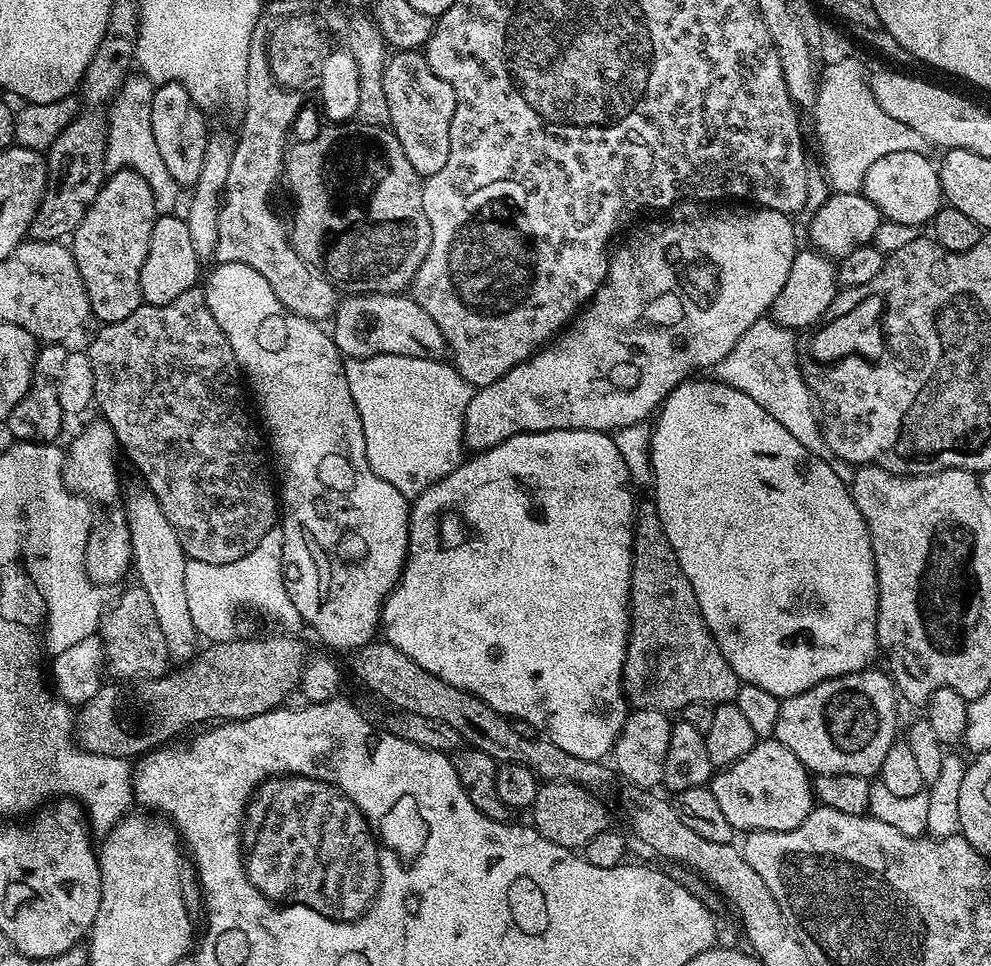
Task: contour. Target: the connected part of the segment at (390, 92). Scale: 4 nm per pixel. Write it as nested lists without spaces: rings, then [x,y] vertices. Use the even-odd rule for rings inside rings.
[[[397,51],[387,57],[382,74],[386,106],[390,106],[388,124],[402,146],[402,154],[421,178],[438,174],[450,154],[450,118],[454,118],[454,90],[430,70],[423,51]]]

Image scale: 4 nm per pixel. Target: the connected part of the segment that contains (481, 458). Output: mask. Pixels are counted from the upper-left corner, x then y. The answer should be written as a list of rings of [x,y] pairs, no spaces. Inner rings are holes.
[[[550,430],[549,432],[523,432],[517,436],[511,436],[506,442],[498,446],[488,448],[484,452],[469,455],[454,471],[446,474],[438,482],[434,482],[424,493],[415,497],[410,504],[408,518],[408,555],[404,558],[404,570],[400,573],[400,581],[388,594],[382,609],[382,636],[389,644],[393,644],[406,658],[418,662],[422,670],[442,678],[450,686],[454,686],[463,692],[474,692],[486,706],[490,706],[499,716],[506,716],[509,720],[521,720],[533,724],[539,730],[546,733],[547,739],[554,742],[554,746],[562,746],[566,754],[574,754],[574,758],[586,758],[587,760],[603,761],[611,753],[616,744],[618,734],[622,730],[624,721],[630,715],[630,704],[624,694],[624,659],[628,649],[628,591],[630,590],[630,574],[632,573],[632,530],[636,515],[637,497],[632,497],[634,485],[628,479],[626,462],[622,462],[622,454],[618,454],[618,446],[615,439],[606,432],[591,432],[590,430]]]

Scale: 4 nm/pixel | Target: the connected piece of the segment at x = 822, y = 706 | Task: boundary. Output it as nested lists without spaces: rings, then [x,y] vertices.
[[[869,666],[862,672],[851,672],[830,678],[797,696],[785,696],[778,710],[774,737],[786,750],[798,754],[809,773],[858,774],[869,778],[880,771],[886,754],[897,743],[896,704],[898,693],[887,671]]]

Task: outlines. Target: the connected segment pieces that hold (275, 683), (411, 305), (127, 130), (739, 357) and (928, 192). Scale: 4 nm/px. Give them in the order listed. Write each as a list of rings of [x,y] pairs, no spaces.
[[[284,634],[284,635],[288,636],[272,636],[266,640],[240,640],[241,638],[233,638],[223,642],[212,642],[207,645],[208,649],[206,649],[205,652],[204,649],[197,651],[196,655],[193,656],[191,660],[187,661],[187,663],[185,663],[183,667],[181,667],[184,668],[181,670],[181,672],[174,673],[175,671],[173,671],[171,674],[165,674],[159,676],[158,678],[150,678],[149,680],[133,680],[131,682],[120,682],[115,685],[117,688],[108,688],[108,686],[101,687],[100,692],[98,694],[94,694],[94,698],[90,698],[89,700],[87,700],[87,702],[85,702],[84,705],[82,705],[82,707],[79,709],[78,712],[78,732],[80,728],[80,740],[78,739],[79,747],[83,748],[85,752],[97,752],[98,754],[102,754],[103,756],[118,756],[121,758],[139,758],[157,748],[165,747],[165,745],[167,745],[169,742],[175,741],[177,737],[179,737],[176,735],[178,735],[179,732],[186,731],[187,728],[193,727],[192,729],[195,729],[197,726],[207,725],[209,722],[231,722],[234,720],[249,720],[250,718],[254,718],[255,716],[265,716],[268,712],[277,711],[277,709],[279,709],[281,705],[285,703],[285,701],[283,702],[283,700],[286,699],[287,696],[291,694],[292,691],[294,693],[297,691],[298,685],[304,674],[304,665],[306,663],[306,655],[304,656],[303,646],[300,645],[298,641],[290,637],[292,635],[290,634]]]
[[[357,292],[348,294],[337,303],[330,335],[337,348],[348,358],[377,356],[378,354],[402,354],[427,360],[444,360],[449,355],[448,343],[438,330],[438,322],[430,318],[411,295],[382,294],[381,292]]]
[[[143,74],[129,75],[120,91],[107,105],[106,115],[108,118],[108,150],[106,164],[109,169],[119,170],[128,168],[136,172],[148,183],[150,190],[156,199],[157,209],[172,210],[179,198],[181,189],[176,180],[170,178],[170,170],[158,154],[158,146],[154,143],[154,130],[150,126],[150,106],[152,105],[152,93],[154,85]]]
[[[771,318],[754,322],[754,326],[734,342],[734,350],[716,364],[714,376],[721,384],[734,386],[734,390],[742,390],[742,394],[754,398],[754,402],[758,402],[766,414],[782,422],[782,426],[786,426],[786,430],[790,430],[806,450],[815,456],[829,455],[824,431],[820,429],[816,401],[800,373],[798,336],[793,329],[783,328]]]
[[[902,150],[894,154],[886,154],[886,158],[878,158],[866,170],[863,194],[878,206],[884,220],[893,220],[903,224],[927,225],[942,207],[940,190],[940,174],[935,163],[928,161],[923,152]]]

